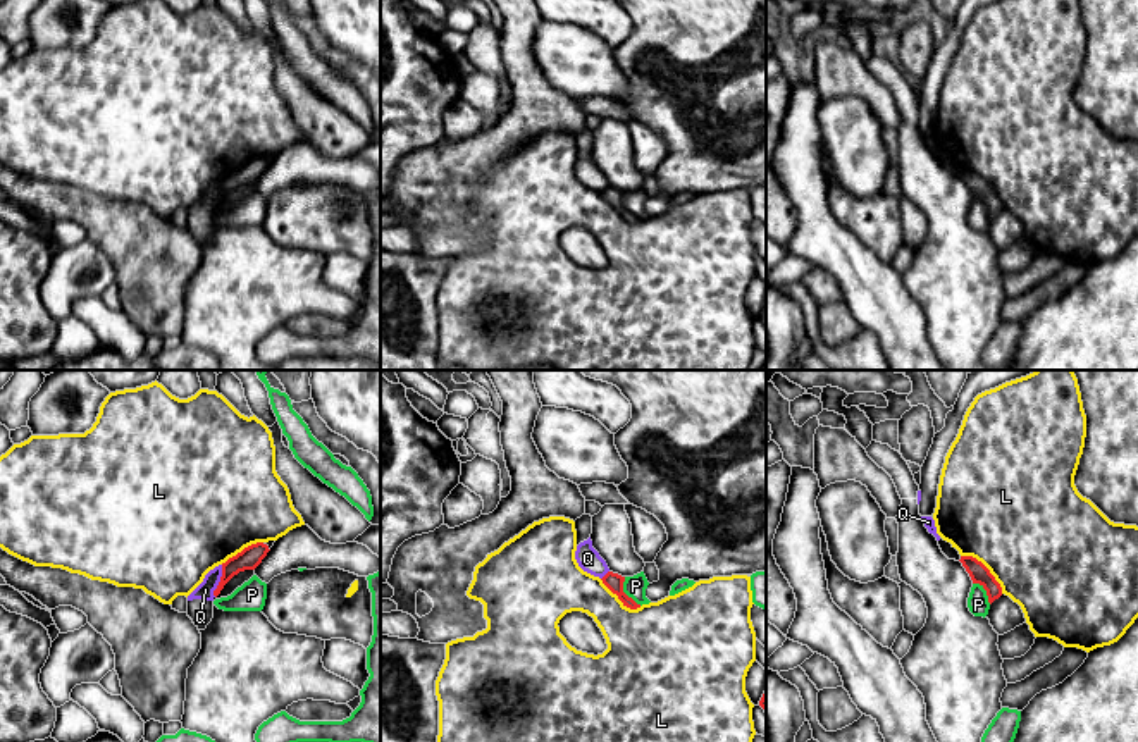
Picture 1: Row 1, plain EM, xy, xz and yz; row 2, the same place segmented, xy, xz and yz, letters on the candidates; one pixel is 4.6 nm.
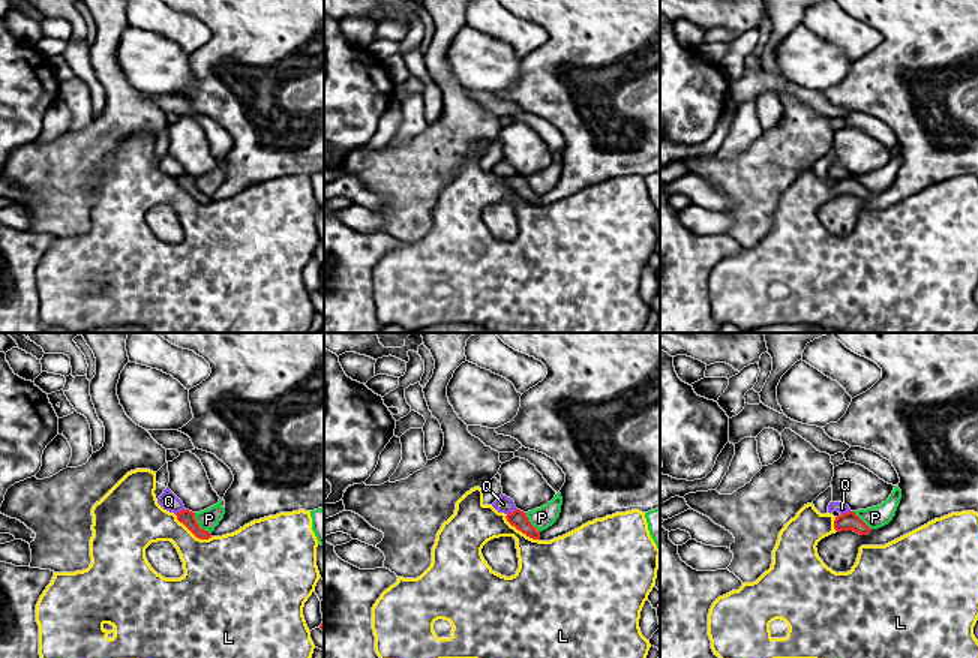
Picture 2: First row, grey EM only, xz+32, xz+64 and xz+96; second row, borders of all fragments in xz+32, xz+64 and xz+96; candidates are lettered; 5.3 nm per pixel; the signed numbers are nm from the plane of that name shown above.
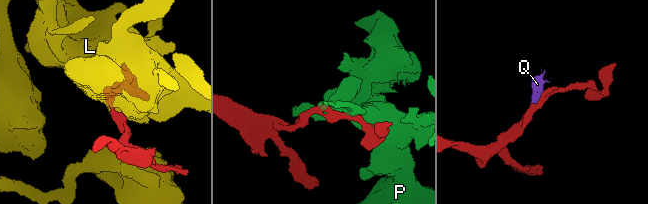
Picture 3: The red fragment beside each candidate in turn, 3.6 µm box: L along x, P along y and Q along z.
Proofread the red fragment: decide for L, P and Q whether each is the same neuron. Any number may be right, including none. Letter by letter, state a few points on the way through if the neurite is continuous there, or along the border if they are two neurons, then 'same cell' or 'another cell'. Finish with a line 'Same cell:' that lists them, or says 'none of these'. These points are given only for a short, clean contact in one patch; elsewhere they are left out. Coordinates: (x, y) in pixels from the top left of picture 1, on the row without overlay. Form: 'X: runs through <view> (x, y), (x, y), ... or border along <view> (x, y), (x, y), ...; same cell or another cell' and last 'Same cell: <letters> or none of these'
L: another cell
P: another cell
Q: border along xy (222, 179), (222, 190), (214, 210); another cell
Same cell: none of these

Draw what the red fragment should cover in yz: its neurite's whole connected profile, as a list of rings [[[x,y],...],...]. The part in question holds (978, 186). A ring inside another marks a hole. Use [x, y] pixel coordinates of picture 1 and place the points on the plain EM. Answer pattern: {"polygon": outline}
{"polygon": [[[961,170],[959,176],[969,188],[973,198],[980,198],[986,205],[990,219],[1002,210],[1000,198],[981,176],[973,170]]]}

